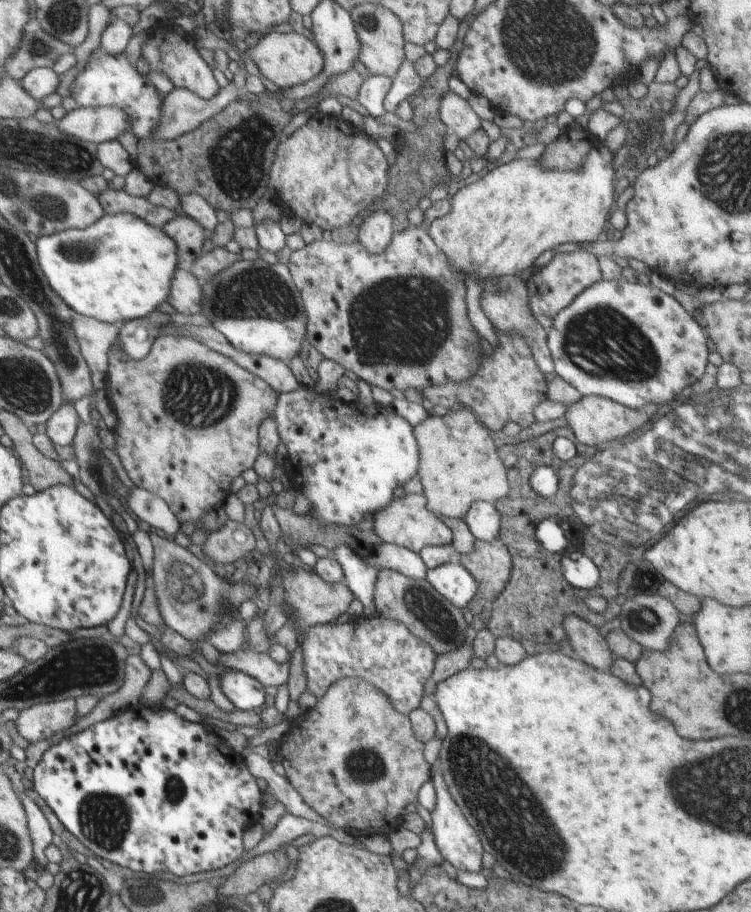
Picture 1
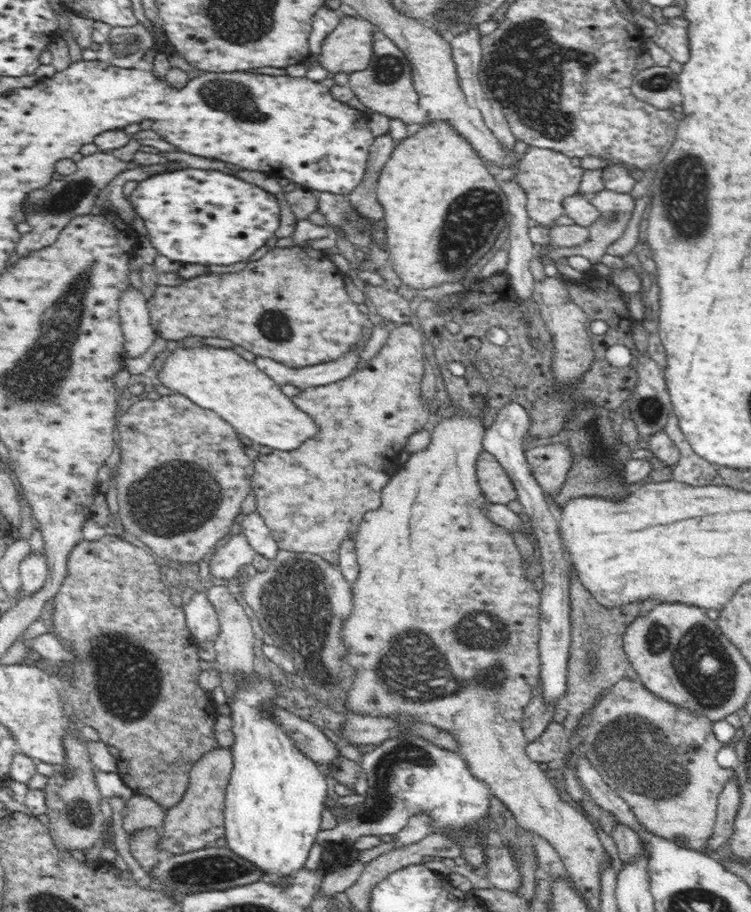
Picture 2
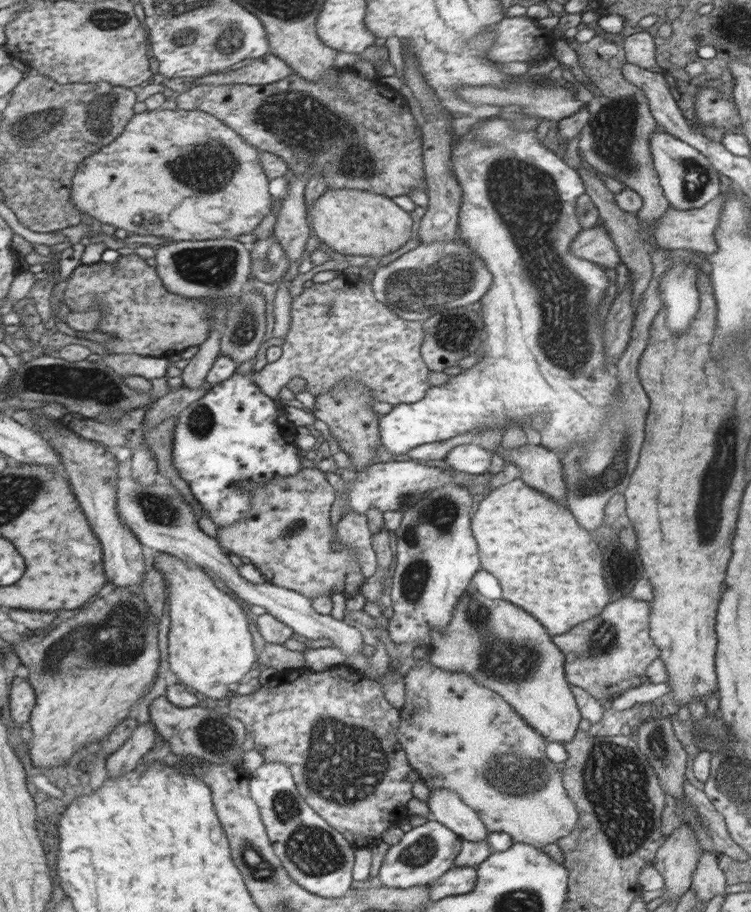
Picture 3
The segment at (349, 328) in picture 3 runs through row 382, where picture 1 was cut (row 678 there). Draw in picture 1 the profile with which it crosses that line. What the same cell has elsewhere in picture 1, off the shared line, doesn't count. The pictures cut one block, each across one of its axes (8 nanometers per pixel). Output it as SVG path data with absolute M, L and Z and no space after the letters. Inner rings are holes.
M377 611L370 612L366 618L352 620L344 617L341 620L326 625L315 625L306 630L301 655L303 656L308 690L317 698L335 681L341 678L363 678L371 682L391 700L394 708L402 714L408 715L420 706L424 695L424 686L435 669L437 654L432 646L424 640L412 635L404 624L378 615ZM238 649L229 653L220 653L219 662L220 664L212 670L215 675L220 674L225 668L236 669L259 679L265 687L287 684L289 677L289 662L278 664L268 653Z

